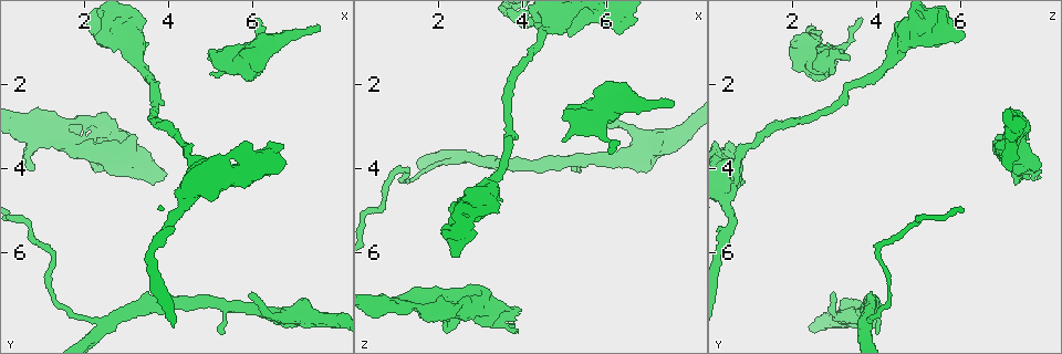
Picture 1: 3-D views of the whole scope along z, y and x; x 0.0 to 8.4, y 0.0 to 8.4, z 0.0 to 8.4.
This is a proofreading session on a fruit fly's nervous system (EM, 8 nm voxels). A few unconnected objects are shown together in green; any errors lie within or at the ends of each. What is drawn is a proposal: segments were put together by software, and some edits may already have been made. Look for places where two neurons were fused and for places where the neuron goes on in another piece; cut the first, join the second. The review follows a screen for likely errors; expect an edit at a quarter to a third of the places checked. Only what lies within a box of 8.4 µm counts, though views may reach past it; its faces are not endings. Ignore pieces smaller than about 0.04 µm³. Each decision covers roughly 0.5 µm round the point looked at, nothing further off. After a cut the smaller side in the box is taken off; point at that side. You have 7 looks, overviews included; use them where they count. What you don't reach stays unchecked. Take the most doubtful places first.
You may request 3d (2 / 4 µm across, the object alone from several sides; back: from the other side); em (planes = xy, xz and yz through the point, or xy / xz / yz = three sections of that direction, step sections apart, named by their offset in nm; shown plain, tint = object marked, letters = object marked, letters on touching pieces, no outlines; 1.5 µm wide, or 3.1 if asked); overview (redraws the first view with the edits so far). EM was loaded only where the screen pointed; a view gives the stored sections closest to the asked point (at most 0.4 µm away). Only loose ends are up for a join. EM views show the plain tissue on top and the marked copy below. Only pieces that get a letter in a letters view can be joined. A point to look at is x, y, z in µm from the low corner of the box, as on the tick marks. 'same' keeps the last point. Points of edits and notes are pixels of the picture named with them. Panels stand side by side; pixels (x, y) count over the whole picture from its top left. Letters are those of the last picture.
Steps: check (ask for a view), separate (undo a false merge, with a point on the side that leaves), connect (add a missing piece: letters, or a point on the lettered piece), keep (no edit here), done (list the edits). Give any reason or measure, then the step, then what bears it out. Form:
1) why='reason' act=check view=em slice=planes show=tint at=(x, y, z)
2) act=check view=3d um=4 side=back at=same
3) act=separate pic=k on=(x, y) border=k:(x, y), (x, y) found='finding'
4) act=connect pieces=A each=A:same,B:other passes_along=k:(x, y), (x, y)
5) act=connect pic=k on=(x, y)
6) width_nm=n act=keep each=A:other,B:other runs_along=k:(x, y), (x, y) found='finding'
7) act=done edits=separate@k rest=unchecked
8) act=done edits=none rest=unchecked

why='free end' act=check view=3d um=4 at=(7.65, 0.65, 2.45)

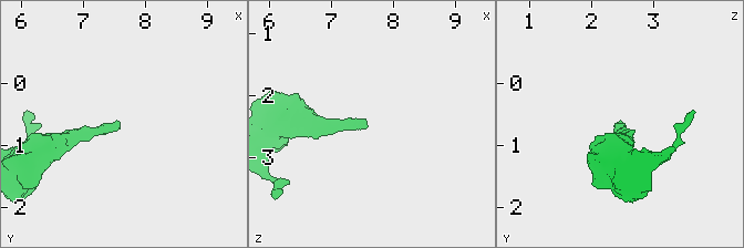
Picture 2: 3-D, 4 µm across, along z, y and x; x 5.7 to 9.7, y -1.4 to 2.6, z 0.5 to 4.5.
act=check view=em slice=yz step=8 show=tint at=(7.60, 0.70, 2.45)

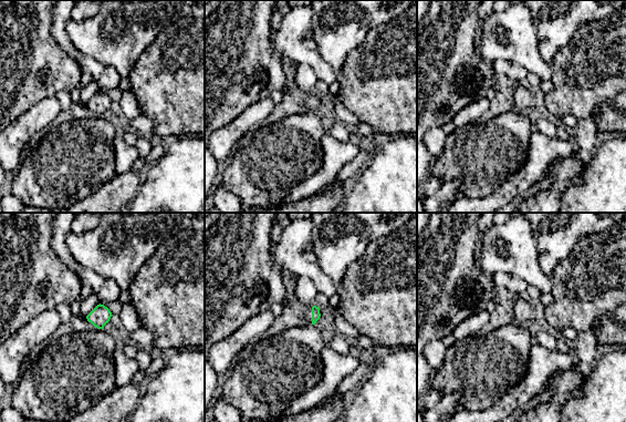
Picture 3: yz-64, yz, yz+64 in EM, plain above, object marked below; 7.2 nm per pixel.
act=check view=em slice=planes show=letters at=same

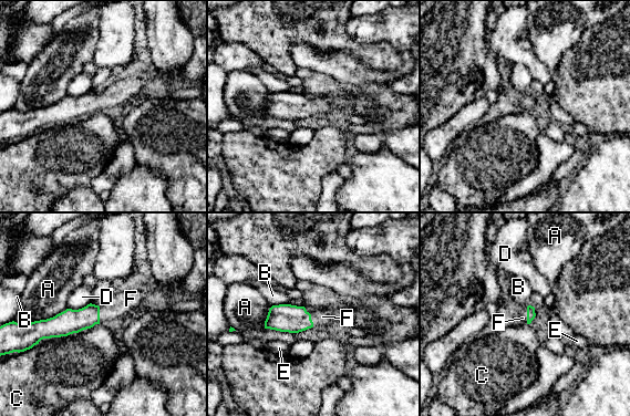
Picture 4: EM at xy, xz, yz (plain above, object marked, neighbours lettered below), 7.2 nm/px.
act=connect pieces=F each=A:other,B:other,C:other,D:other,E:other,F:same passes_along=4:(70, 321), (99, 314), (123, 302) found='the neuron continues'

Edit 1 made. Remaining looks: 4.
why='redraw' act=check view=overview

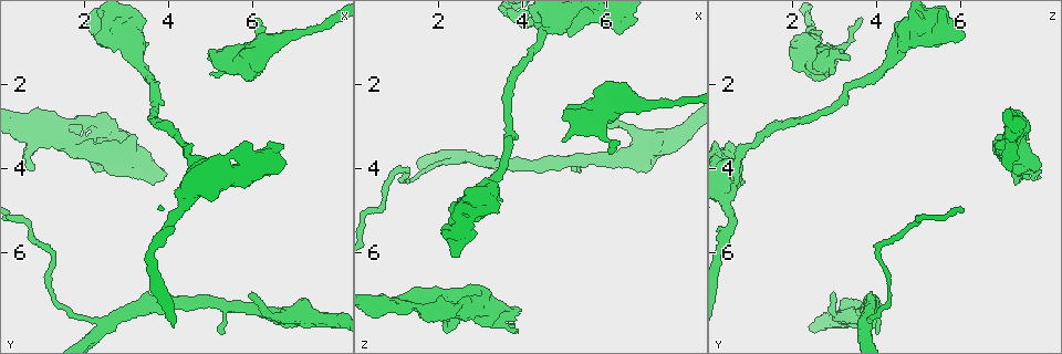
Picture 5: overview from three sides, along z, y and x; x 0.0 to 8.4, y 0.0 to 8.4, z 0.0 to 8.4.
act=check view=em slice=yz step=4 show=letters at=(0.75, 4.05, 7.20)

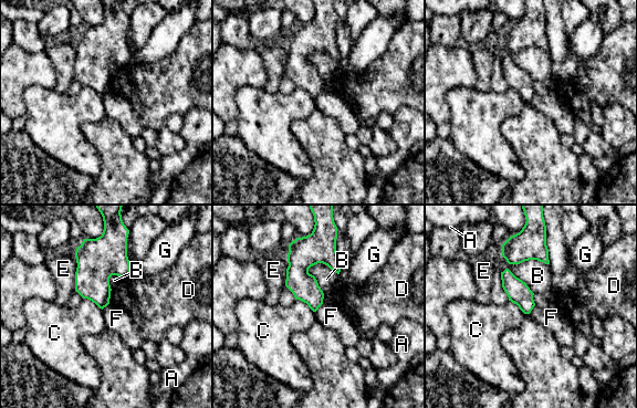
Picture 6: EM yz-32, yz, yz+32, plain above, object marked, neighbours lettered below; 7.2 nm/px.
why='another direction' act=check view=em slice=planes show=letters at=same

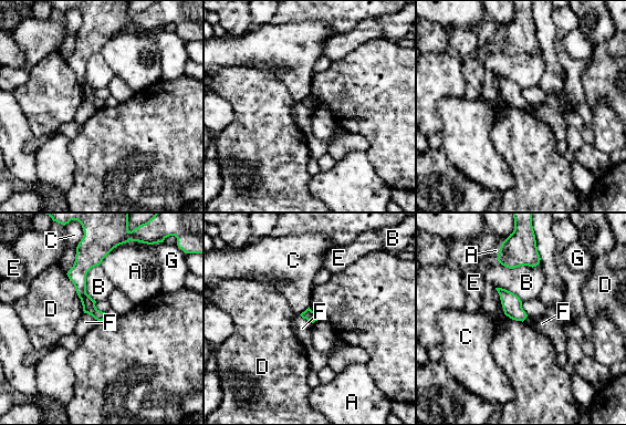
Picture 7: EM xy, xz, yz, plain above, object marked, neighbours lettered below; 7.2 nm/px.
act=keep each=A:other,B:other,C:other,D:other,E:other,F:other,G:other runs_along=7:(92, 252), (81, 292), (100, 318) found='no lettered piece goes on from it'

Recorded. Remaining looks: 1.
why='free end' act=check view=em slice=planes show=letters at=(5.90, 7.00, 2.90)

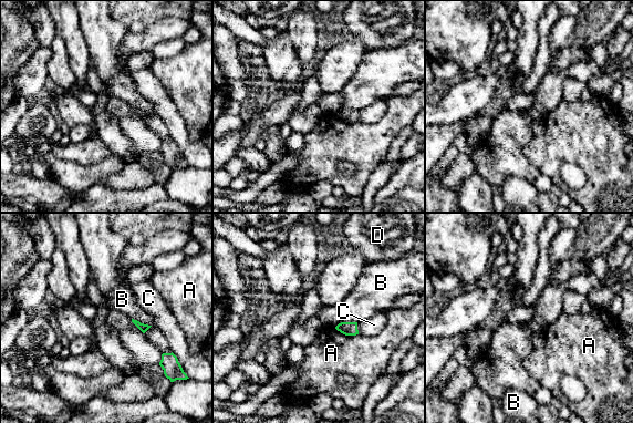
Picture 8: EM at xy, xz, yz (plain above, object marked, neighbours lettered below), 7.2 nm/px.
longest_contact=A:180nm act=keep each=A:other,B:other,C:other,D:other border=8:(132, 318), (151, 326) found='no lettered piece goes on from it'

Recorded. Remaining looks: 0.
act=done edits=connect@4 rest=unchecked

